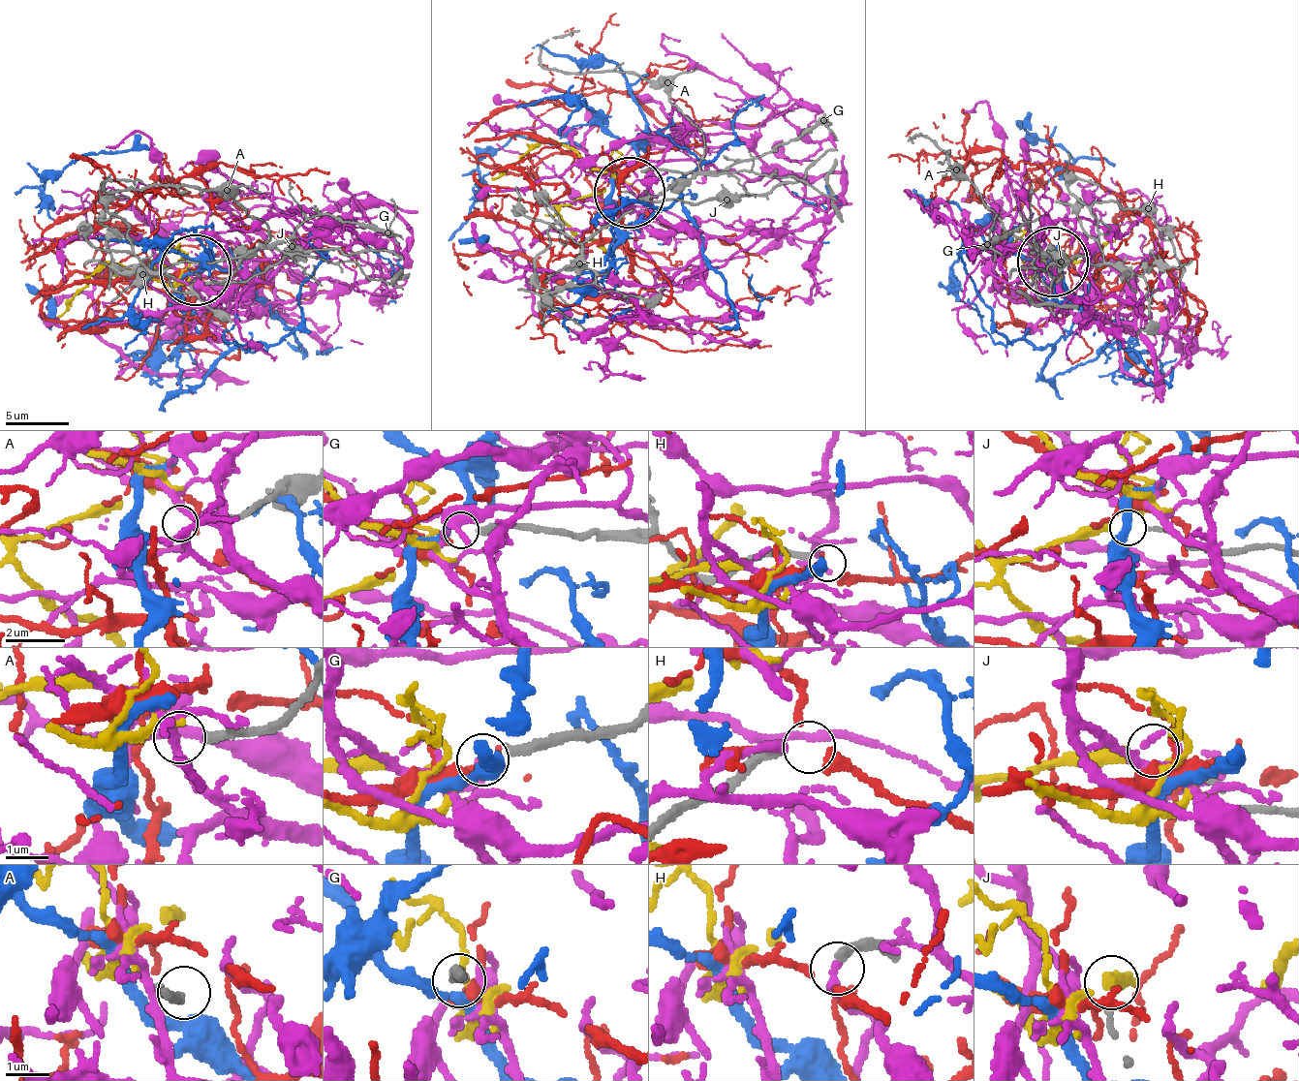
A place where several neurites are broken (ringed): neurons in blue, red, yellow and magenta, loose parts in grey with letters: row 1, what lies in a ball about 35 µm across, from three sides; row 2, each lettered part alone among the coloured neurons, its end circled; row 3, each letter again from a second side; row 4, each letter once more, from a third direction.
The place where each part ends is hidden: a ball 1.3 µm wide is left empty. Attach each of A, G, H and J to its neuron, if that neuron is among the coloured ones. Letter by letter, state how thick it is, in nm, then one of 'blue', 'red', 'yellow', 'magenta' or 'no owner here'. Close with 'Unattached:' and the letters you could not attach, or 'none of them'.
A: calibre 190 nm; no owner here
G: calibre 220 nm; red
H: calibre 220 nm; no owner here
J: calibre 110 nm; yellow
Unattached: A, H

